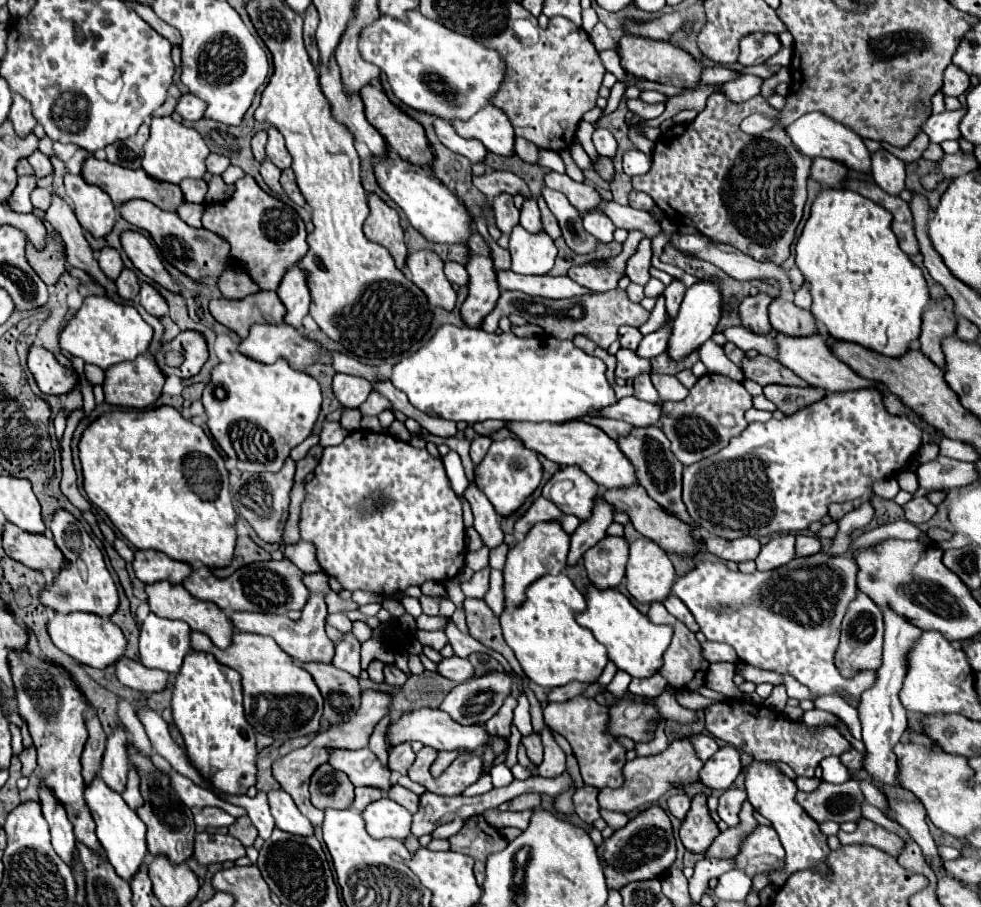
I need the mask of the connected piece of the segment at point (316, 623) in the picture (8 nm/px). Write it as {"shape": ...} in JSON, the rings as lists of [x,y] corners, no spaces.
{"shape":[[[317,571],[317,573],[305,573],[303,579],[305,579],[305,587],[309,587],[309,599],[307,605],[303,607],[303,615],[297,621],[291,621],[289,617],[281,617],[281,615],[261,615],[261,613],[229,613],[229,619],[233,621],[237,631],[273,637],[277,645],[299,663],[331,663],[335,655],[335,647],[325,633],[325,617],[327,617],[325,597],[331,591],[329,577],[323,571]]]}

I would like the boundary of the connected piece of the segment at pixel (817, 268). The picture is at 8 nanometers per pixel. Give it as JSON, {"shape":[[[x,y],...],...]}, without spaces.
{"shape":[[[821,189],[795,253],[797,267],[811,283],[811,313],[835,339],[855,341],[891,357],[913,347],[931,293],[923,271],[901,251],[885,207],[849,189]]]}

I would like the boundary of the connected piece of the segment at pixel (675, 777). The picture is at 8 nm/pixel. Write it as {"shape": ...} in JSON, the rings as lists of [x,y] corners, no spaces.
{"shape":[[[673,741],[663,753],[649,755],[649,757],[635,757],[633,761],[627,761],[623,767],[623,777],[625,777],[623,785],[617,789],[603,787],[599,791],[599,807],[607,811],[617,811],[617,813],[631,813],[641,805],[655,803],[673,787],[687,787],[691,783],[699,783],[701,767],[703,763],[695,755],[689,741]]]}

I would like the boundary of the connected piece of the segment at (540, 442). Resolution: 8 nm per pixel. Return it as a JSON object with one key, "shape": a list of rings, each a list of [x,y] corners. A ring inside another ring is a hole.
{"shape":[[[583,421],[569,423],[509,423],[509,429],[523,441],[531,451],[545,455],[547,459],[559,465],[579,465],[597,485],[607,489],[627,489],[639,485],[633,463],[625,459],[625,453],[619,449],[617,441],[611,439],[605,431]]]}

